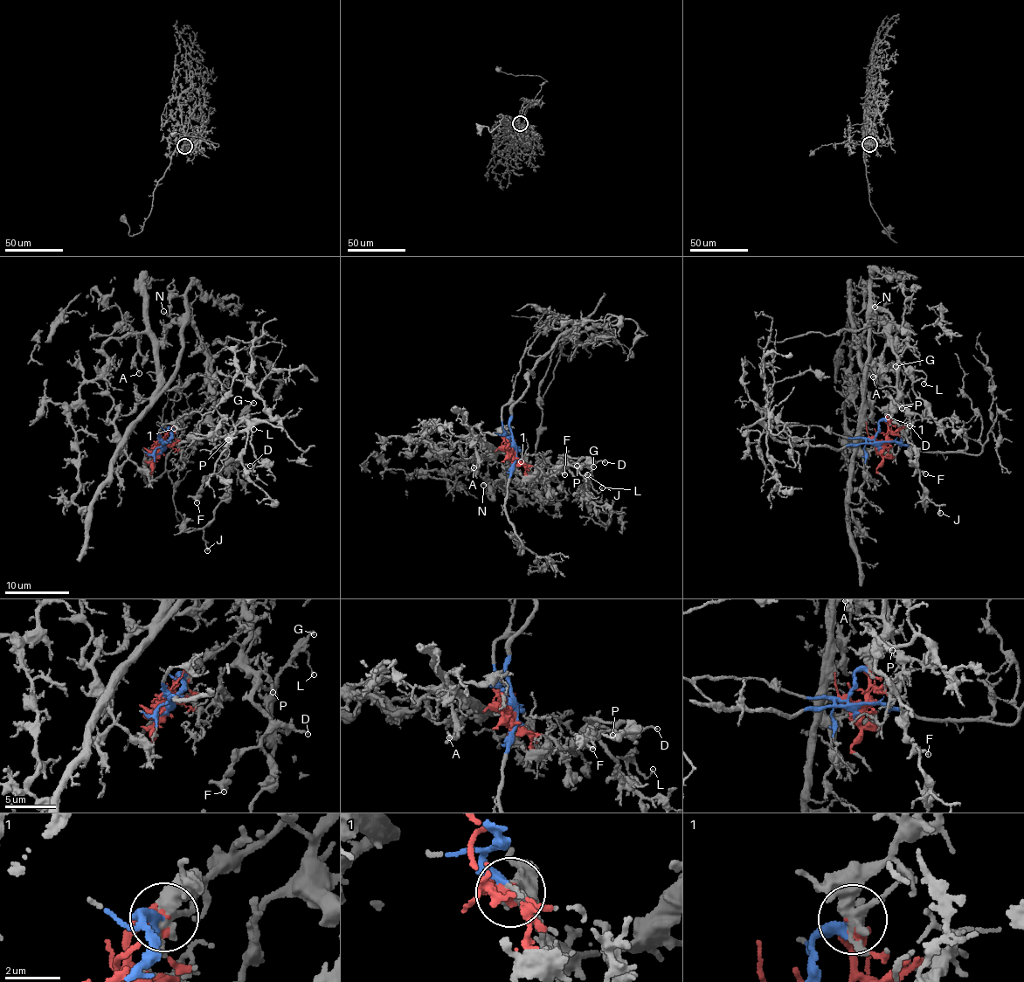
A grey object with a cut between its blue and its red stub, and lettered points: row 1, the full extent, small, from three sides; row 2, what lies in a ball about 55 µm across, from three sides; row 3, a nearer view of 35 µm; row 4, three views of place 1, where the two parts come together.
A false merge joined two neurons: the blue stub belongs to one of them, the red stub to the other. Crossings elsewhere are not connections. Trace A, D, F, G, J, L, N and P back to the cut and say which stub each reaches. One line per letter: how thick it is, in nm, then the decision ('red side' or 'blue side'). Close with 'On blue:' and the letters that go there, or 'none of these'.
A: calibre 140 nm; red side
D: calibre 180 nm; red side
F: calibre 160 nm; red side
G: calibre 160 nm; red side
J: calibre 220 nm; red side
L: calibre 130 nm; red side
N: calibre 130 nm; red side
P: calibre 240 nm; red side
On blue: none of these

